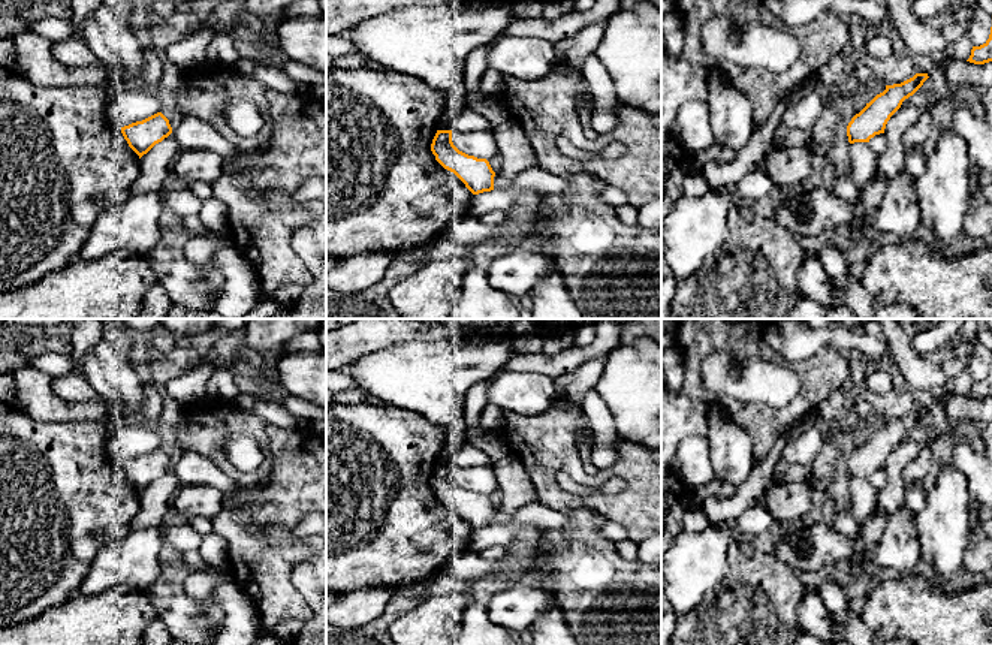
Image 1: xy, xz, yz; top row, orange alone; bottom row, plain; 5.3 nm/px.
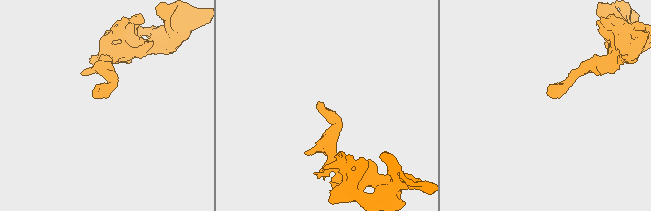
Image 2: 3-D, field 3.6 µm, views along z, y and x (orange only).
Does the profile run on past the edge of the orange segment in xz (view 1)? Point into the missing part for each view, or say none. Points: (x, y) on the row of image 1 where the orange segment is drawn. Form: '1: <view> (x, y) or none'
1: none

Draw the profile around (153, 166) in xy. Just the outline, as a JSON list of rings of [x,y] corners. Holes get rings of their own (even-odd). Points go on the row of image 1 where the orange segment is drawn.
[[[172,135],[156,144],[139,159],[139,177],[130,189],[130,195],[136,196],[163,189],[171,163],[181,151]]]

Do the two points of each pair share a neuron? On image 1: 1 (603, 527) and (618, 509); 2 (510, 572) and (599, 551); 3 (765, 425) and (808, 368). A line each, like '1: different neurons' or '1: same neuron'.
1: different neurons
2: same neuron
3: same neuron

